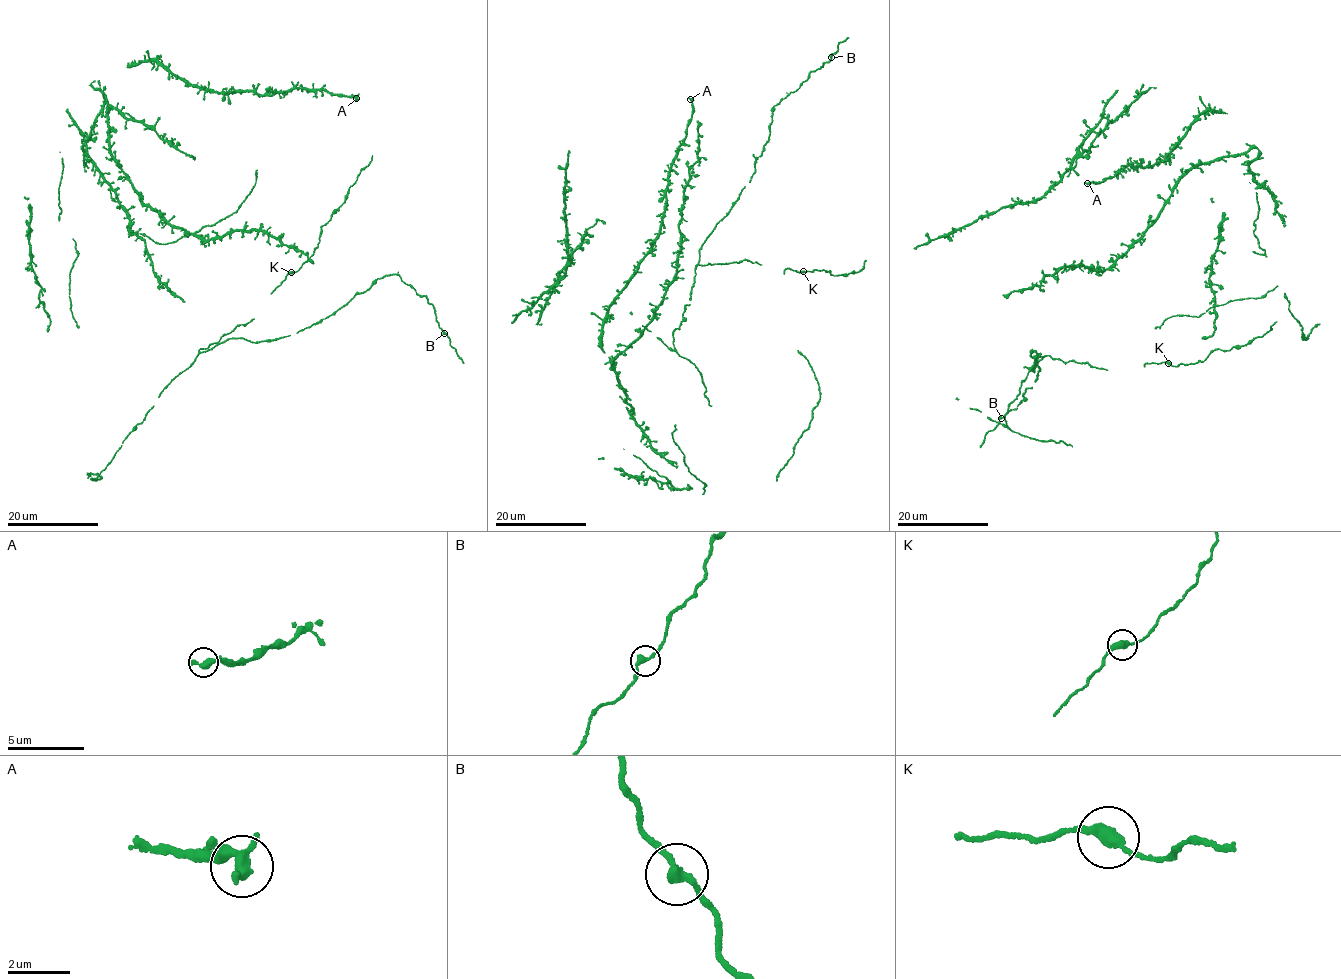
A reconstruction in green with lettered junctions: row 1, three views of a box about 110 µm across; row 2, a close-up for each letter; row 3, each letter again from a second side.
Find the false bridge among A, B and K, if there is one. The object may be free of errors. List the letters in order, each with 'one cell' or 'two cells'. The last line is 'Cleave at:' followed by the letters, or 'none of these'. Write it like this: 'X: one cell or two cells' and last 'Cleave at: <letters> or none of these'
A: one cell
B: one cell
K: one cell
Cleave at: none of these

